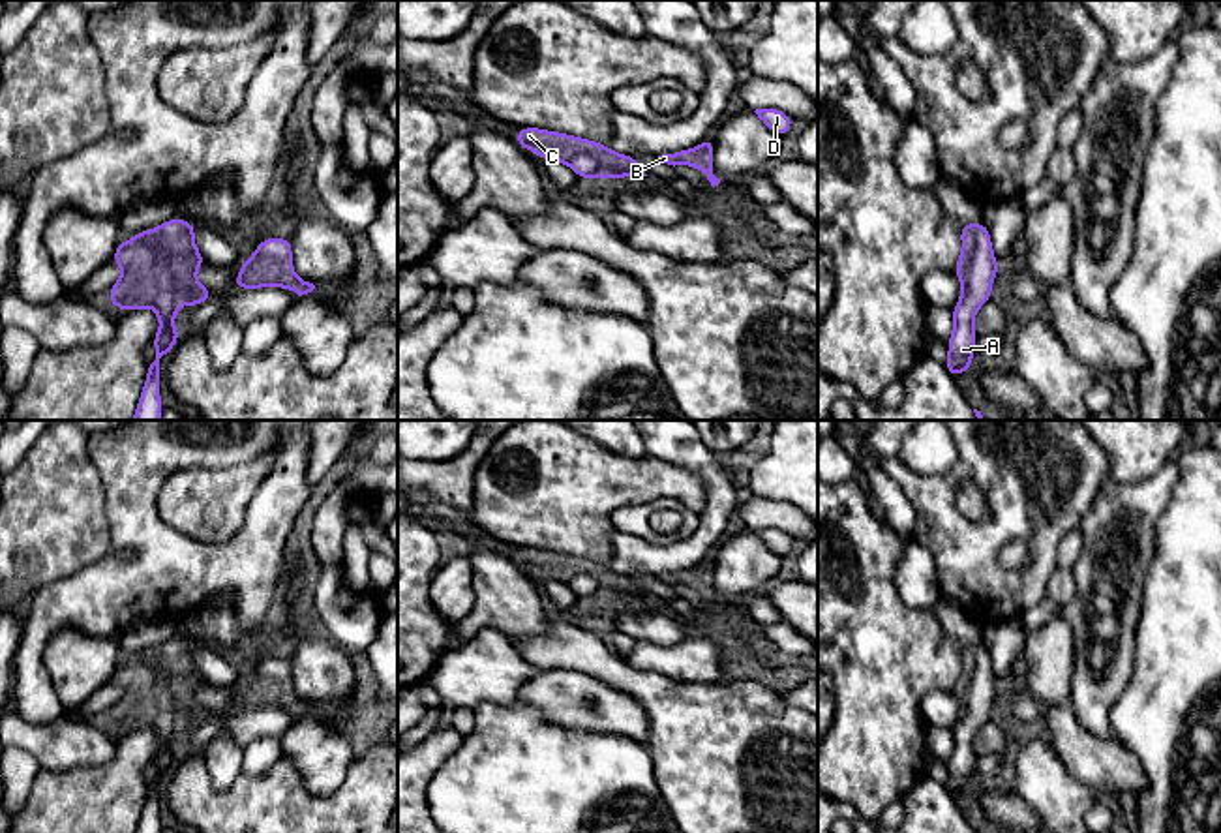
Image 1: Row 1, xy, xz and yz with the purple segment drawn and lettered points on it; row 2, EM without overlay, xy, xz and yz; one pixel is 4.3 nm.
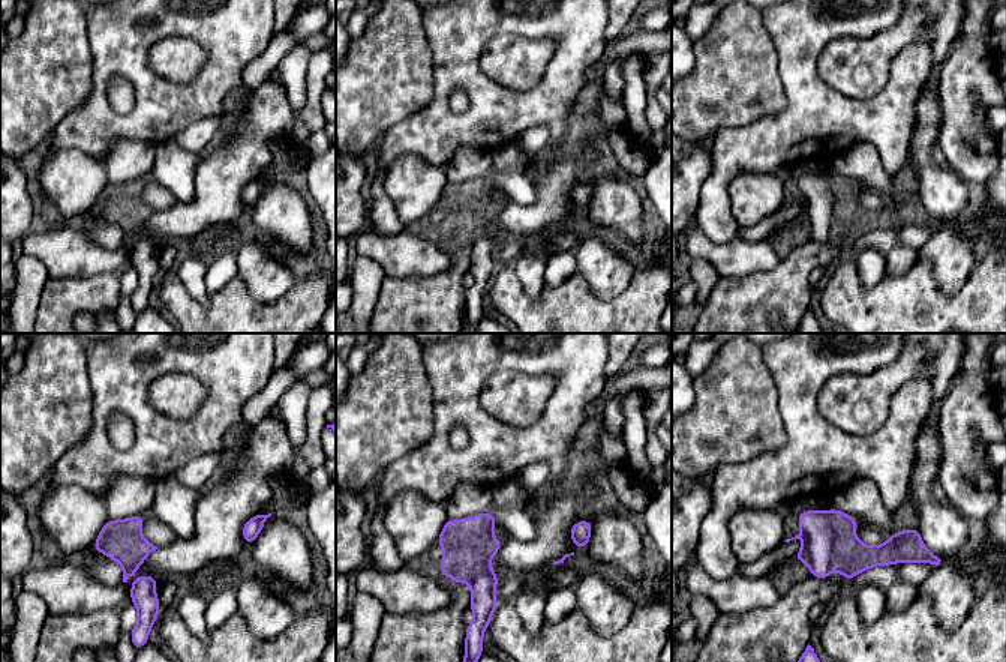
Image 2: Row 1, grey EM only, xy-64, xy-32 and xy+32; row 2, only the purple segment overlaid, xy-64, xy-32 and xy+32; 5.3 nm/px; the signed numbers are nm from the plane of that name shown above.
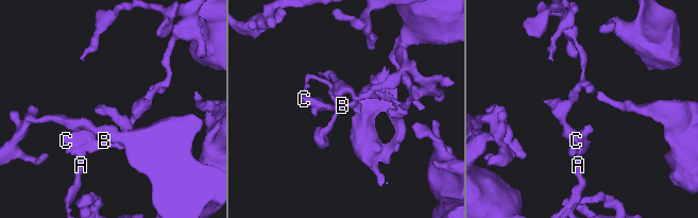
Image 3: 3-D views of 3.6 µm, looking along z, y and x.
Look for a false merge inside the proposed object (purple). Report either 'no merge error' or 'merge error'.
no merge error

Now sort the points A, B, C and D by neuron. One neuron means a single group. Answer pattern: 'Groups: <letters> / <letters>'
Groups: A B C D

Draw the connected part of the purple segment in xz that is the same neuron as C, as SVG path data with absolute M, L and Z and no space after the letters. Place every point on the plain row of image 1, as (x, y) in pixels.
M520 548L514 555L521 568L529 568L542 580L566 583L581 600L585 598L625 598L630 595L645 595L645 589L632 576L617 574L589 559L546 552L540 548Z

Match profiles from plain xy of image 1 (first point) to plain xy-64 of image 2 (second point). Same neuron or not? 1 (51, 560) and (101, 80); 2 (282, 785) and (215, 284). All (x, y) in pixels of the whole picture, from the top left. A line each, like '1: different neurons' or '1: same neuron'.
1: different neurons
2: different neurons

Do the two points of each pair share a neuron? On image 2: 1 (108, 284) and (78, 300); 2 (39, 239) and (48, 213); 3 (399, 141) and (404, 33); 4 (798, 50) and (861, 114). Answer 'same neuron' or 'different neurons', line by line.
1: same neuron
2: different neurons
3: different neurons
4: same neuron

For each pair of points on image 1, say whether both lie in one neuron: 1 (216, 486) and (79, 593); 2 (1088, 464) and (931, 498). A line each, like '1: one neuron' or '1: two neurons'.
1: two neurons
2: one neuron

